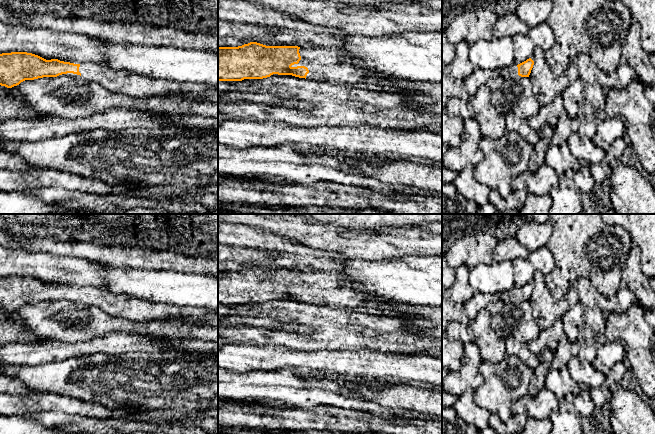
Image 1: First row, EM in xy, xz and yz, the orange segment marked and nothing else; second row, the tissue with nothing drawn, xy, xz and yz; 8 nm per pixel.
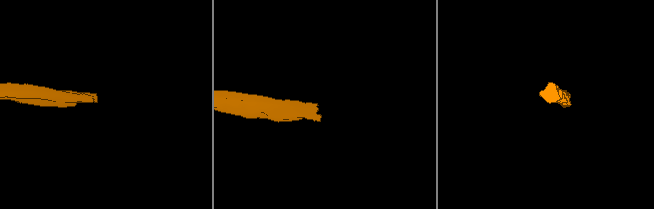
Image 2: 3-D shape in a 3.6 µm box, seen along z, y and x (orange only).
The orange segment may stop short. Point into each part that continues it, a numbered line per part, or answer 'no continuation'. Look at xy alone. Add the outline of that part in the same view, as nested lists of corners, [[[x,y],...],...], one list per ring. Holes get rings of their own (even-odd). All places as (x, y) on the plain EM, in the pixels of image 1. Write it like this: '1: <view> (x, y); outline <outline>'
1: xy (119, 305); outline [[[98,287],[80,288],[79,296],[82,301],[97,305],[111,316],[136,322],[181,321],[188,318],[200,320],[207,313],[218,312],[206,308],[142,300],[125,294],[113,294]]]

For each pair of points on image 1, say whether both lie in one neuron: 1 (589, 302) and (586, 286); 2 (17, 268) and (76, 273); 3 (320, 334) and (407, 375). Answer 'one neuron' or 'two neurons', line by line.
1: one neuron
2: one neuron
3: two neurons

